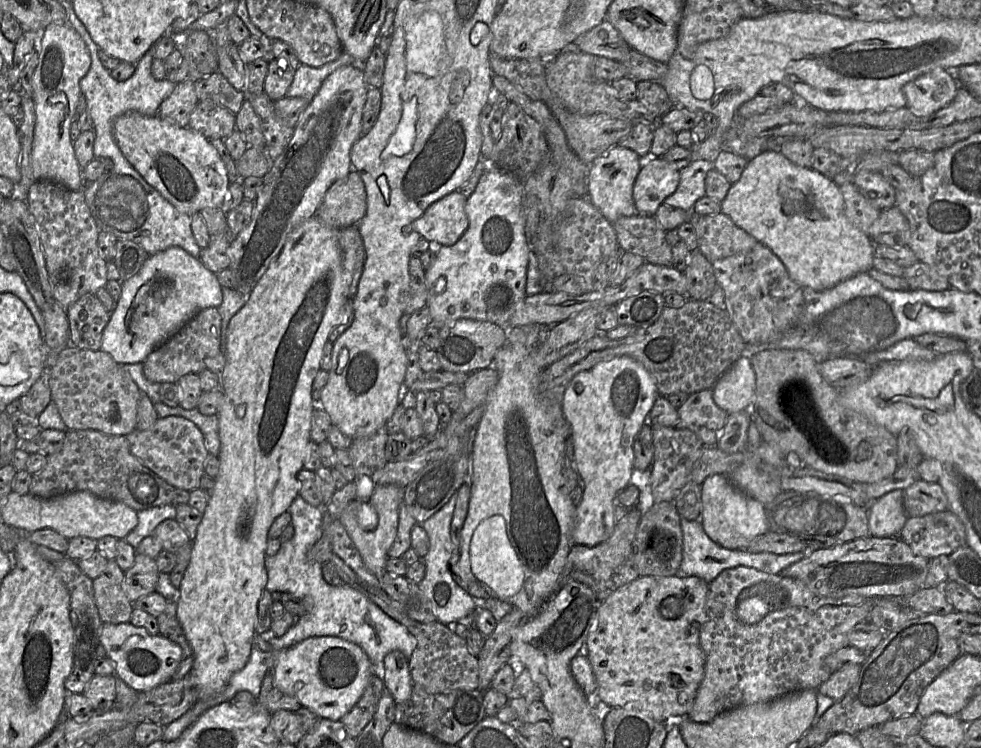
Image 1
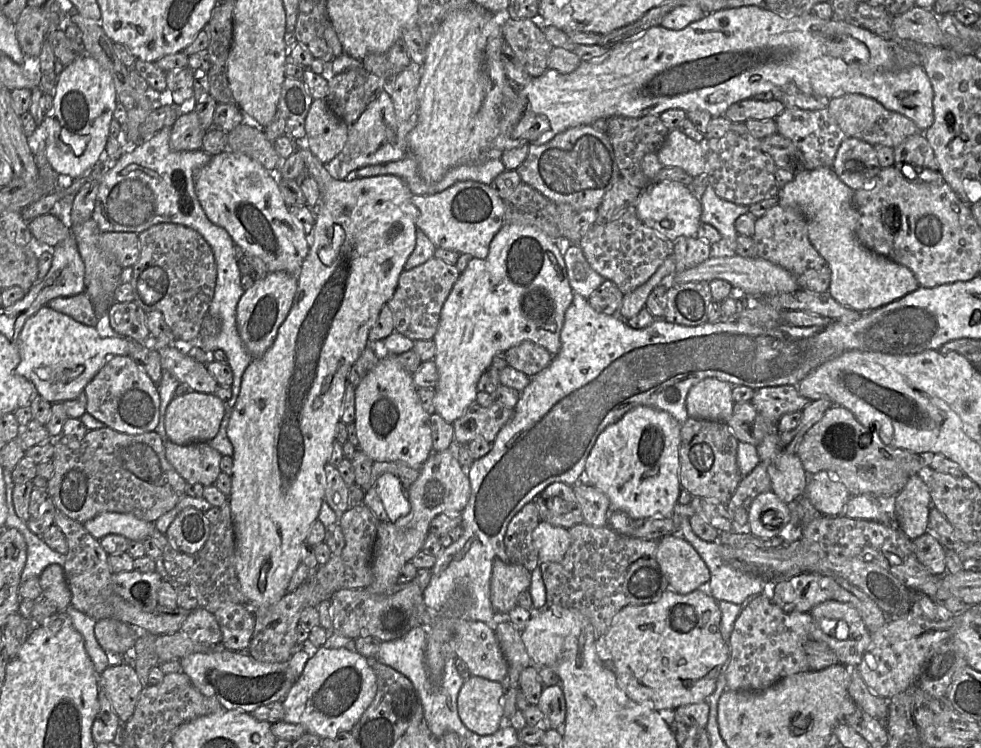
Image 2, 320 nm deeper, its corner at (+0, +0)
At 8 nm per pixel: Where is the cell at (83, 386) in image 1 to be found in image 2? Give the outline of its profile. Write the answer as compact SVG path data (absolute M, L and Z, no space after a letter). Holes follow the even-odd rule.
M129 356L110 359L85 386L86 413L105 426L127 434L156 431L160 414L159 385Z

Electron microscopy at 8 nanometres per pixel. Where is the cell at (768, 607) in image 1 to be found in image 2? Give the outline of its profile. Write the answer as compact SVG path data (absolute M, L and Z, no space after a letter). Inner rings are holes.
M771 588L755 595L742 605L729 640L729 660L724 671L726 691L759 692L777 681L809 671L805 645L811 639L811 615L804 612L786 612L771 600Z

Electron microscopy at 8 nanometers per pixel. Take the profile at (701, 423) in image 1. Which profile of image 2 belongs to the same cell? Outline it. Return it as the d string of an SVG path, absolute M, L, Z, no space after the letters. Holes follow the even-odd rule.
M783 385L756 389L750 403L764 418L772 423L777 423L782 415L801 411L810 401L798 392L796 386Z

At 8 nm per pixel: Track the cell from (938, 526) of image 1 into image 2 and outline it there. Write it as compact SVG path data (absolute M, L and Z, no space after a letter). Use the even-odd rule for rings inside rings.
M930 532L912 540L918 561L932 574L944 576L946 569L946 552L938 539Z

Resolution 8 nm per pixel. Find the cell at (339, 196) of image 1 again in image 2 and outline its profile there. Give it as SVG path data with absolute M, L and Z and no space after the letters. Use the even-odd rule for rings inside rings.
M474 181L457 182L432 195L412 195L412 202L419 210L417 228L423 231L436 248L469 254L484 259L489 246L505 223L505 204L490 185Z

